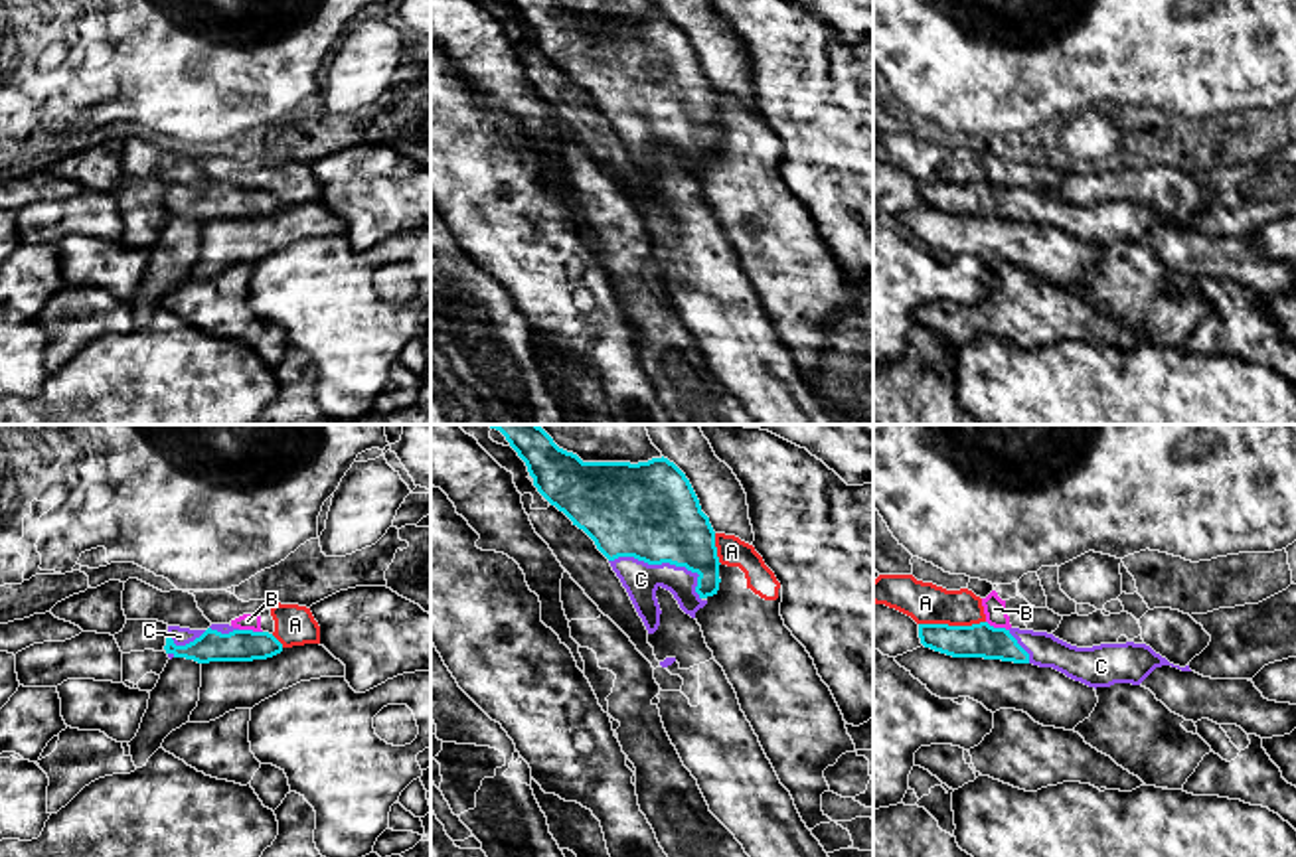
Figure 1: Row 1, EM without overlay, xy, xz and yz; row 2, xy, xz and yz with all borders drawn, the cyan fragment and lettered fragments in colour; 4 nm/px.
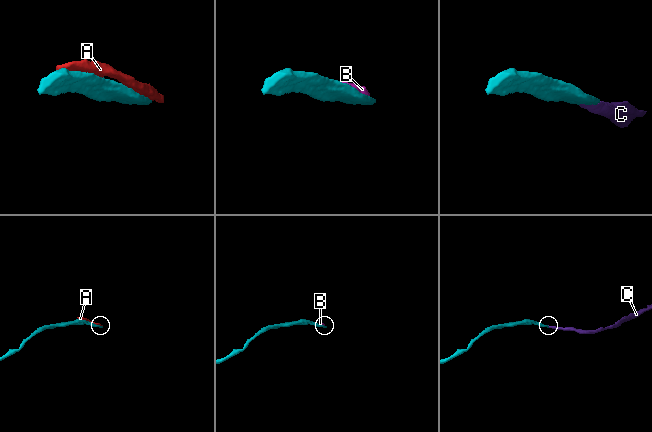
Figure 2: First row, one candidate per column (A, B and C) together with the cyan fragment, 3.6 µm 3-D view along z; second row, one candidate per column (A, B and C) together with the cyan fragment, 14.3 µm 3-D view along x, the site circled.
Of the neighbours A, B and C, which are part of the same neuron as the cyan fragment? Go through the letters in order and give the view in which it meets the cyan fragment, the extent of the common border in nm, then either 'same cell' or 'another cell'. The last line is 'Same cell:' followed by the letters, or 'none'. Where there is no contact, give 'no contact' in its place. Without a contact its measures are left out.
A: contact in yz; length 280 nm; another cell
B: contact in xy; length 100 nm; another cell
C: contact in xz; length 400 nm; same cell
Same cell: C

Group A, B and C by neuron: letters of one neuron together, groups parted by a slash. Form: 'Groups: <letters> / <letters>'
Groups: A B / C

